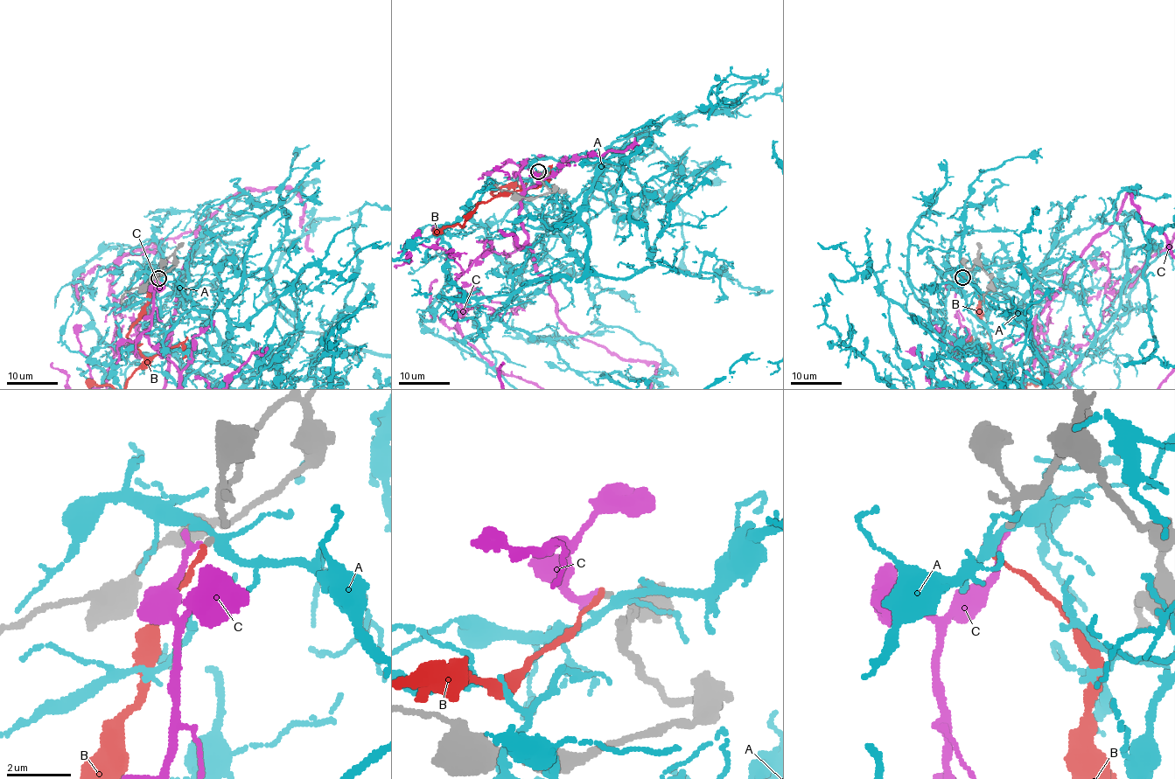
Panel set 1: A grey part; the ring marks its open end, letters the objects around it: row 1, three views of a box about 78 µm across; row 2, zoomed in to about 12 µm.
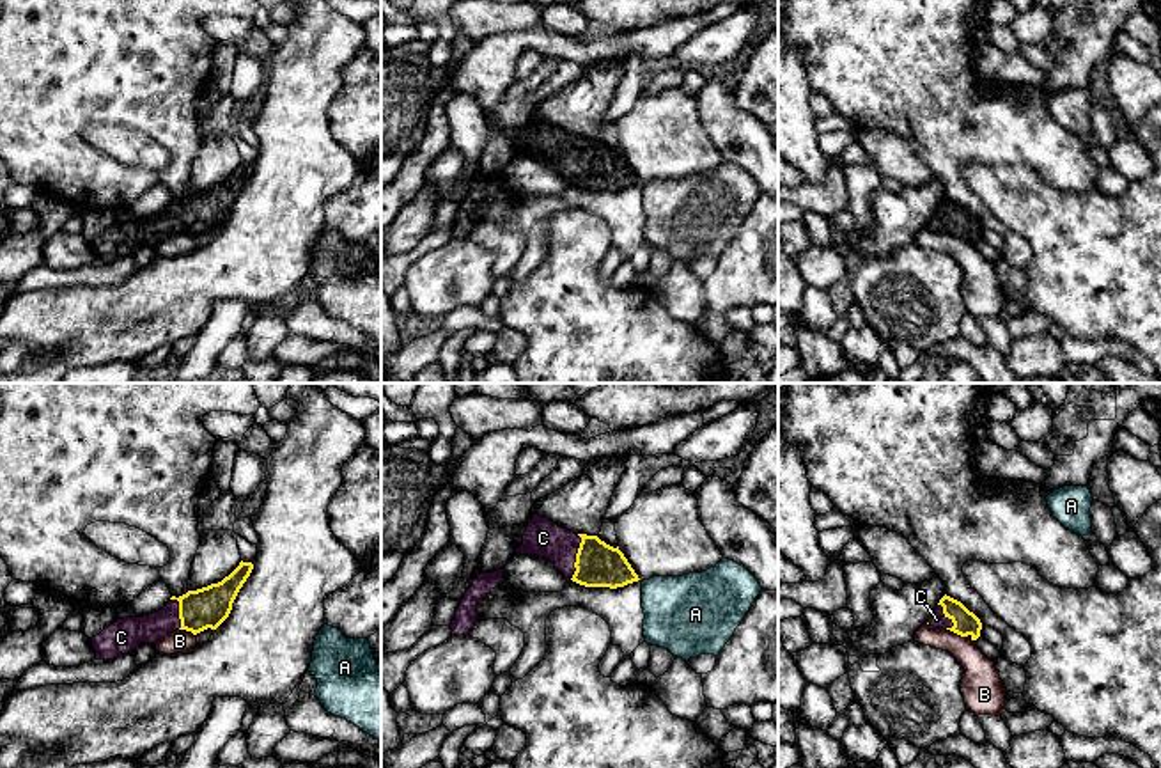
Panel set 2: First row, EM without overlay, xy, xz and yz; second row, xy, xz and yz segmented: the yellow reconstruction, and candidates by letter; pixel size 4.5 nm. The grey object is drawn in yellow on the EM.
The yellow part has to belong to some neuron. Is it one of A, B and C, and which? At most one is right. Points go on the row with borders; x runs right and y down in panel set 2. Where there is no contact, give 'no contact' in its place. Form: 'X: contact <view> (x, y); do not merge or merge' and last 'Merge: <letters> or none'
A: no contact; do not merge
B: contact yz (958, 634); do not merge
C: contact xz (576, 557); merge
Merge: C

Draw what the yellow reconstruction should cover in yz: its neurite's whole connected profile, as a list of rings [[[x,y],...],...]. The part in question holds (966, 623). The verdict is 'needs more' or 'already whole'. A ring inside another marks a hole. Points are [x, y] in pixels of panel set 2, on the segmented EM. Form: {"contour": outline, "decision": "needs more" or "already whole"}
{"contour": [[[943,596],[927,621],[934,628],[950,630],[961,637],[977,640],[980,637],[982,623],[961,601]]], "decision": "needs more"}

